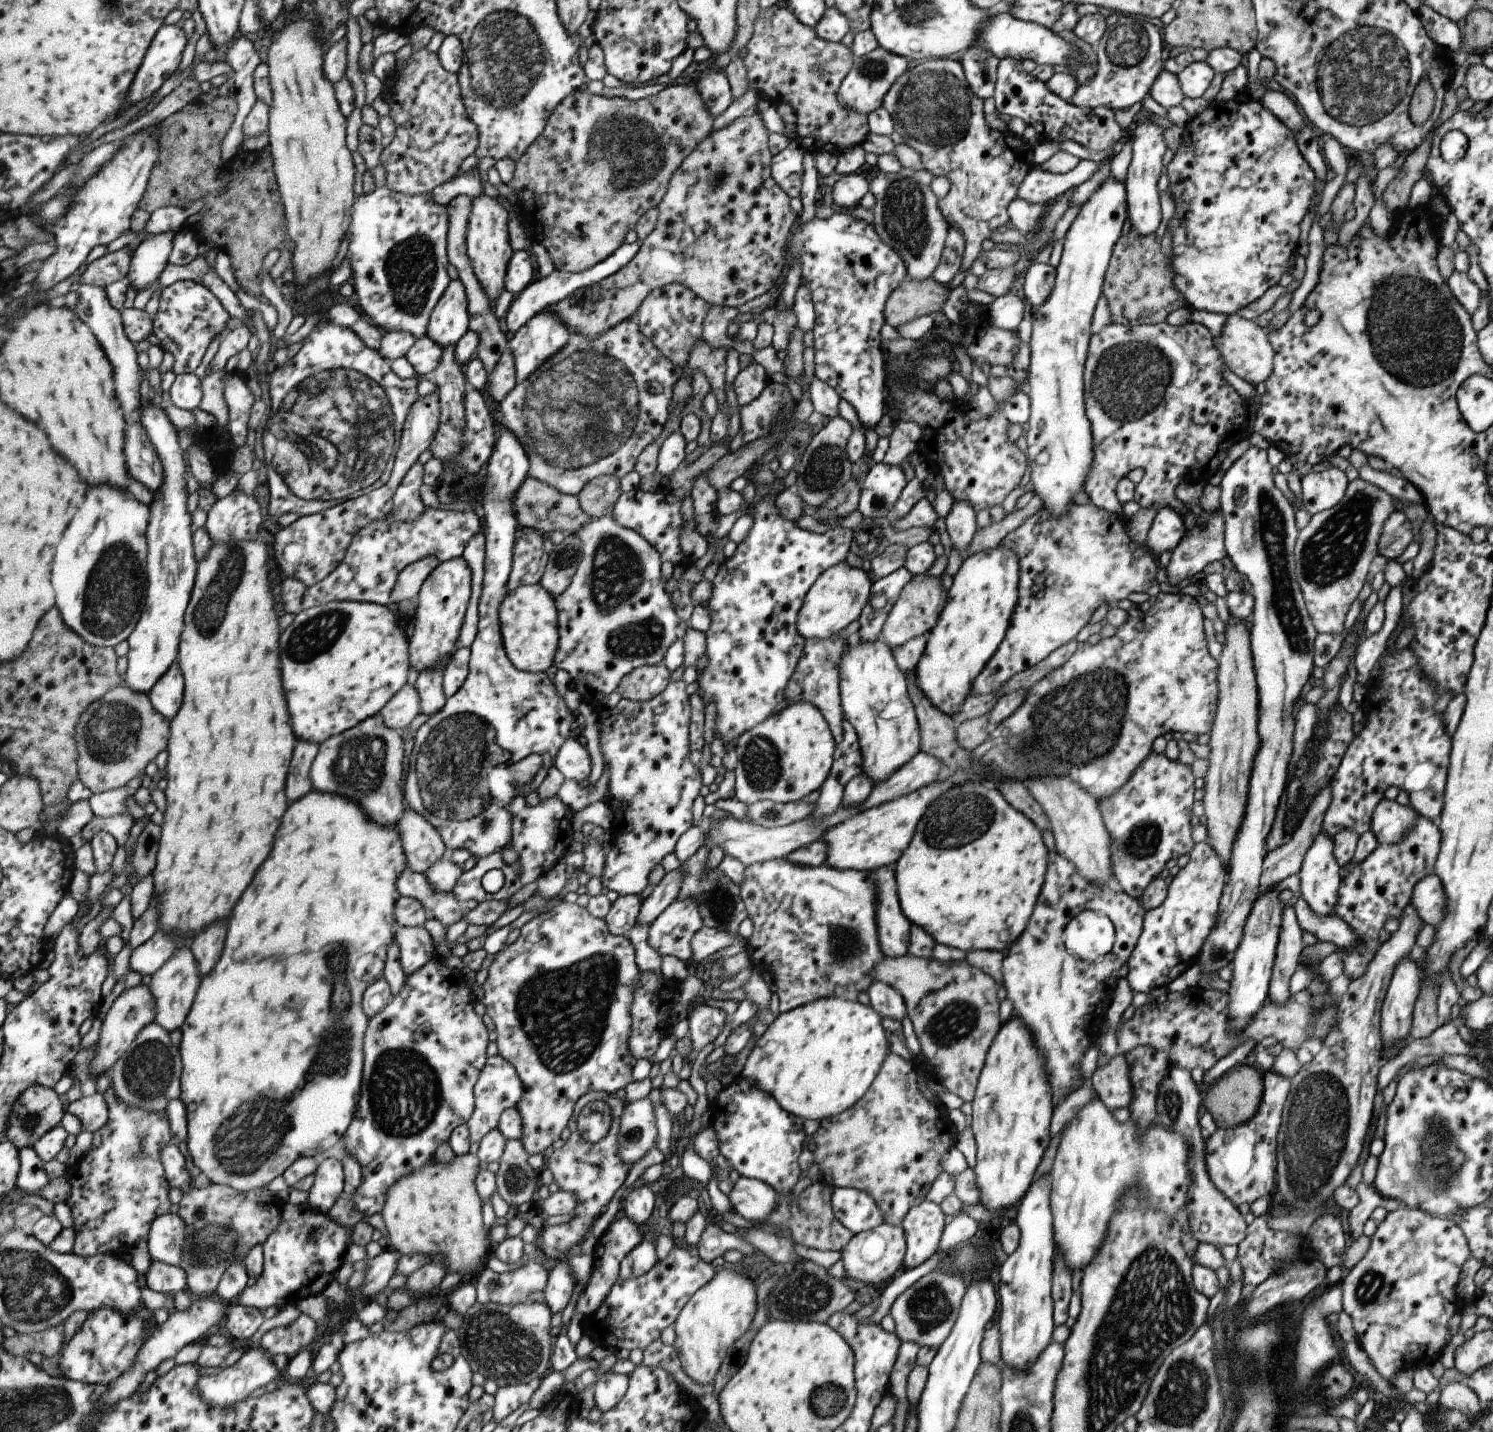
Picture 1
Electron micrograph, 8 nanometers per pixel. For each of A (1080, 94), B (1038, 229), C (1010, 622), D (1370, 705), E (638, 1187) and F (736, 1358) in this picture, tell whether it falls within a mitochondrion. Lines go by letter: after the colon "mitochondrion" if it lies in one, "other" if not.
A: other
B: other
C: other
D: other
E: other
F: other

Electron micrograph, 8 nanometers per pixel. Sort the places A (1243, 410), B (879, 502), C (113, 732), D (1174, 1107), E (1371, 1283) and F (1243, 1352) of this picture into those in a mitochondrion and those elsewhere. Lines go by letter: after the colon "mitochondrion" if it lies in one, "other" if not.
A: other
B: mitochondrion
C: mitochondrion
D: mitochondrion
E: mitochondrion
F: mitochondrion

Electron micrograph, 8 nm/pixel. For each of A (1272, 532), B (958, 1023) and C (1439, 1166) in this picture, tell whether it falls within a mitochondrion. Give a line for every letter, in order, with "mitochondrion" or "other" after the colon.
A: mitochondrion
B: mitochondrion
C: mitochondrion

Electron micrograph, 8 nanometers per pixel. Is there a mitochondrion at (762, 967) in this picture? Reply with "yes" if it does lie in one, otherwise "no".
no

